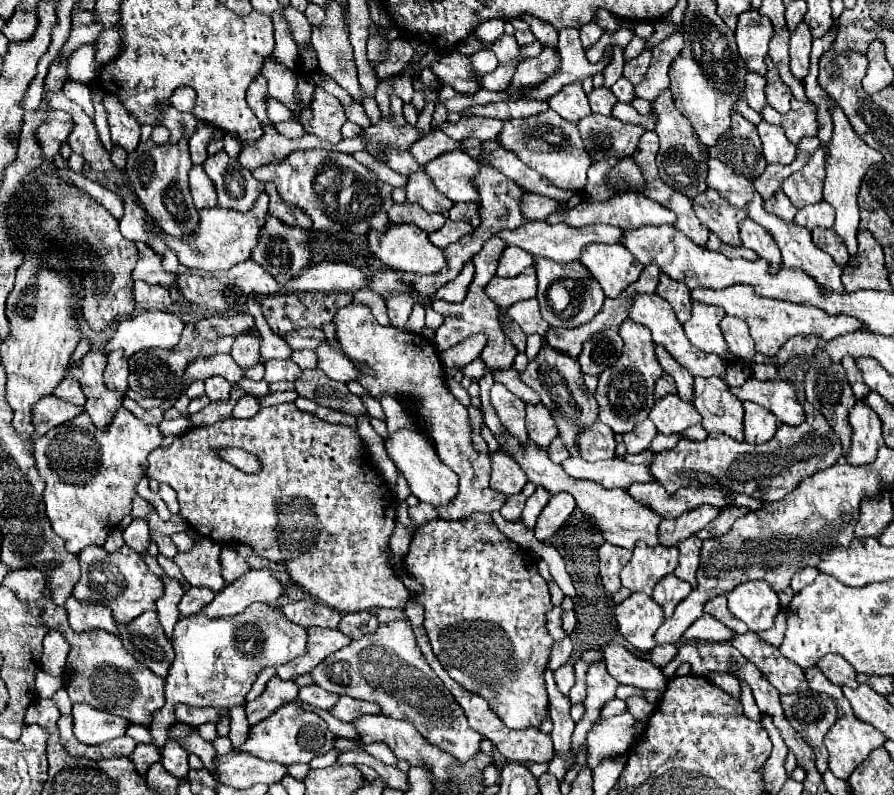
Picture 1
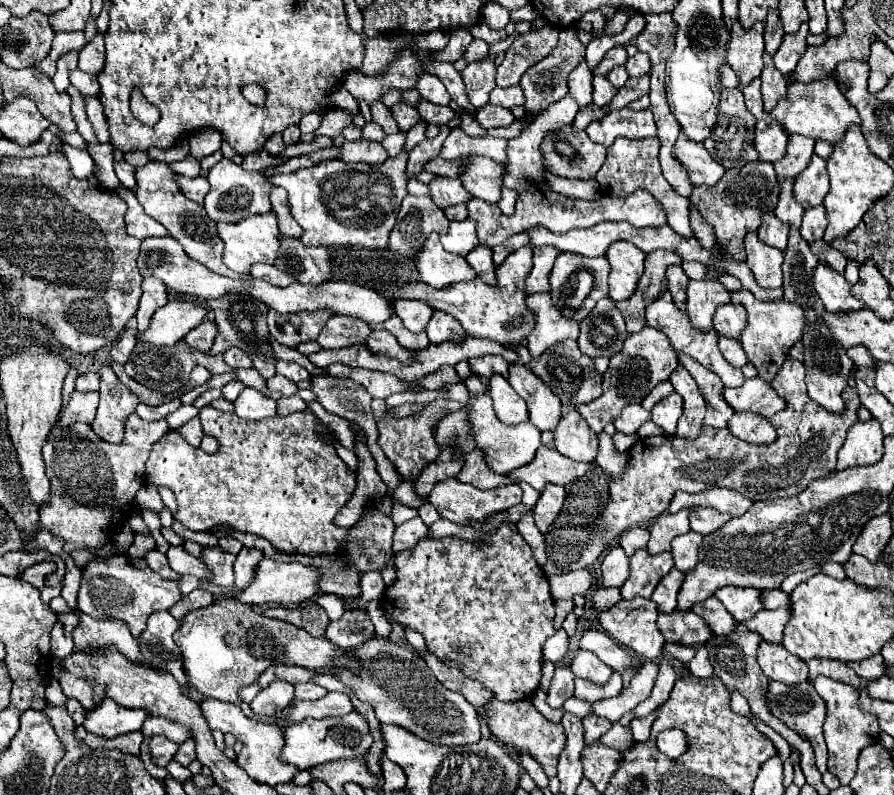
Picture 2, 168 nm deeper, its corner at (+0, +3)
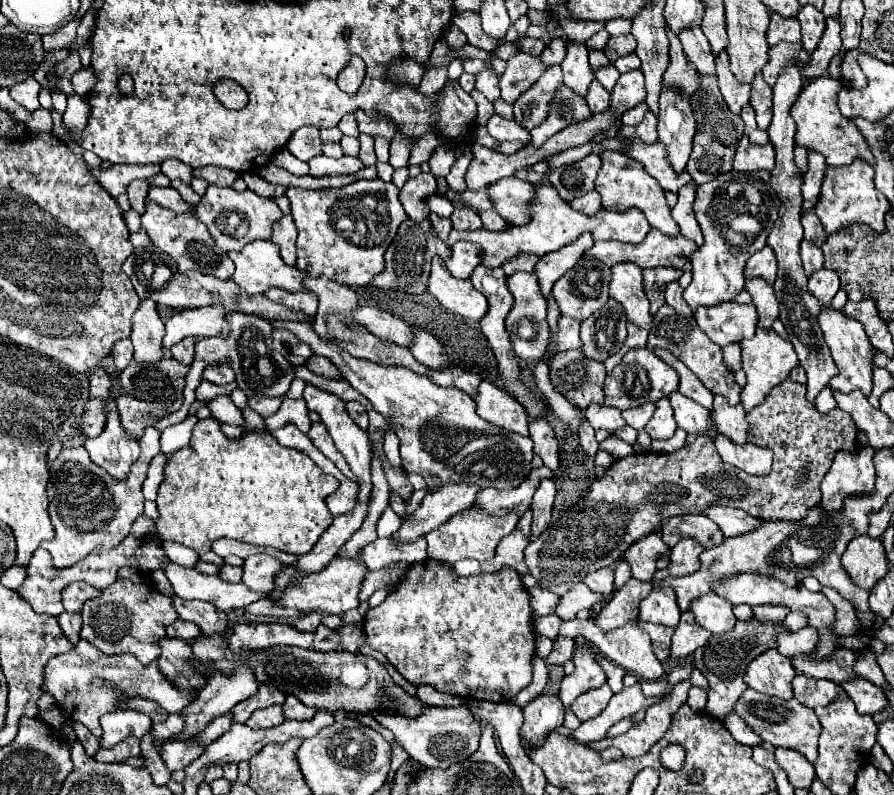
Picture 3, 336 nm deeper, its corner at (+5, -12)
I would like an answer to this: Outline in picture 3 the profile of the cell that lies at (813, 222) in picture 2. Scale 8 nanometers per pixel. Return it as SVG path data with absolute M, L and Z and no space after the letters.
M801 241L801 257L803 257L803 269L805 269L807 277L811 277L815 271L819 271L823 267L821 249L809 241Z

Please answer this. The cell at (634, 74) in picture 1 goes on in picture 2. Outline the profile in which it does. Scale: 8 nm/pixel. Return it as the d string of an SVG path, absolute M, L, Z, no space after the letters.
M638 52L636 56L628 58L628 62L626 62L626 72L628 72L630 76L648 74L648 72L650 72L650 58L648 58L644 52Z

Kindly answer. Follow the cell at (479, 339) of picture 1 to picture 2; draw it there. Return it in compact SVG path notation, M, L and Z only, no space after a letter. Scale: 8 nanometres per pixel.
M522 246L512 252L502 266L496 268L496 286L484 284L482 280L458 282L452 288L430 288L424 282L390 282L390 284L374 284L374 292L398 300L398 298L416 298L430 304L432 310L442 310L452 314L466 332L466 338L490 338L498 344L518 344L520 338L528 336L534 328L534 316L524 304L524 278L532 268L532 248Z

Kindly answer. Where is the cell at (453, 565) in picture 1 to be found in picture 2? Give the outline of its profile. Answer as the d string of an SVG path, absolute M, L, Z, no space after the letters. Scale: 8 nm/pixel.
M504 522L478 540L426 536L414 548L398 552L394 566L396 582L382 594L382 608L388 620L420 632L426 638L428 652L436 654L446 666L454 666L468 678L478 680L494 692L496 700L514 702L534 696L542 676L542 646L556 632L552 626L554 600L544 570L514 524Z

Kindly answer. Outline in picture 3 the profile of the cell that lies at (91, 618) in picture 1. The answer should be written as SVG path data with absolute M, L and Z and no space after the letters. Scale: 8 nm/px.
M79 641L69 653L55 655L43 669L43 693L51 693L57 707L69 721L83 723L95 737L101 737L99 717L117 711L121 697L145 697L157 701L165 711L179 713L193 701L191 693L183 693L173 683L167 683L159 671L159 663L143 667L133 655L105 655L97 651L89 641Z

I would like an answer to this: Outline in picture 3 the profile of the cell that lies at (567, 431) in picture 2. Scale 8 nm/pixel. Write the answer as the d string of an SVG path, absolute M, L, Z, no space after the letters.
M531 419L529 437L535 443L533 447L535 455L539 455L549 469L557 469L559 467L559 445L557 445L551 425L545 419Z

